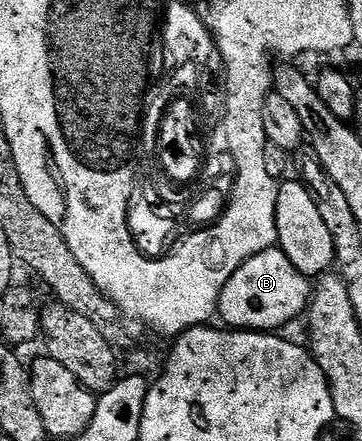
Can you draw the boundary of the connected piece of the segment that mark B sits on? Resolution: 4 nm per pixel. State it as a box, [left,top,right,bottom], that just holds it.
[219,247,311,331]

